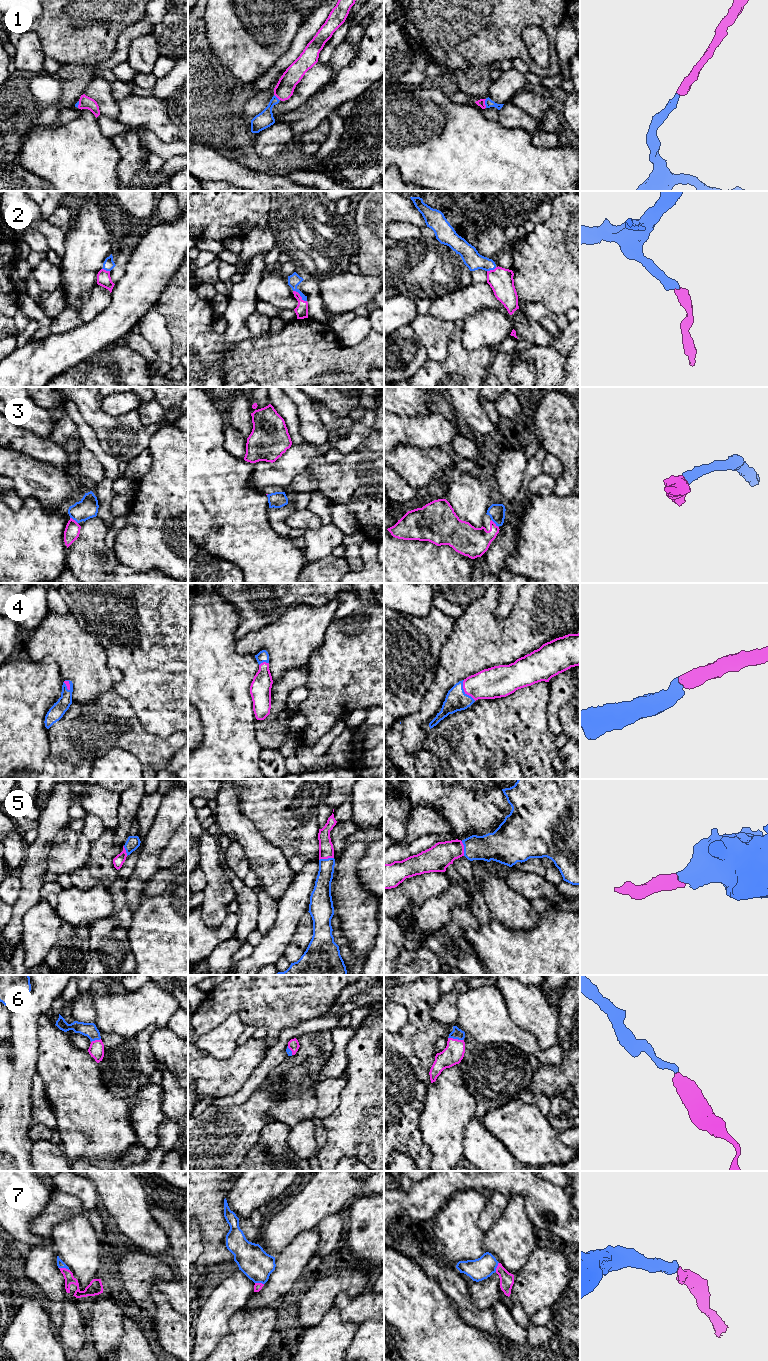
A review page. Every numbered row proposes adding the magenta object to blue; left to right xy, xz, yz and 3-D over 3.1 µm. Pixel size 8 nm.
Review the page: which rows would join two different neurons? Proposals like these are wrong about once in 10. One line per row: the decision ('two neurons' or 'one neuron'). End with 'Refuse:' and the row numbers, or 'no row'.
1: one neuron
2: one neuron
3: one neuron
4: one neuron
5: one neuron
6: one neuron
7: one neuron
Refuse: no row

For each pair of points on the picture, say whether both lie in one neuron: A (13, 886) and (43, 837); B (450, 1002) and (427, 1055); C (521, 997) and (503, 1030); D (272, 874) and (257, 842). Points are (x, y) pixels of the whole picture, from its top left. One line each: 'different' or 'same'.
A: different
B: different
C: different
D: same

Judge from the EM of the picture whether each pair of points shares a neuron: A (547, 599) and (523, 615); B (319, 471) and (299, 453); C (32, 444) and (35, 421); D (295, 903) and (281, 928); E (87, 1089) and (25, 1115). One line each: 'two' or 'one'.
A: one
B: two
C: two
D: one
E: two

